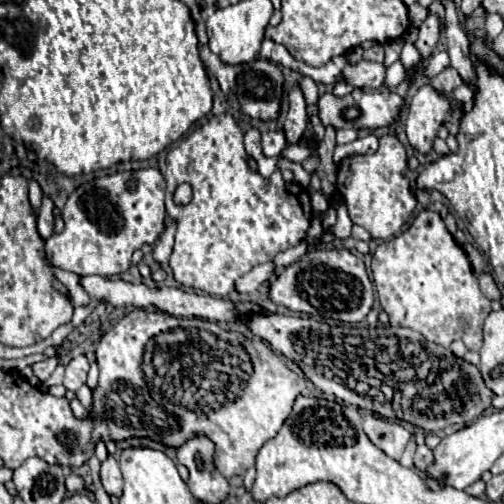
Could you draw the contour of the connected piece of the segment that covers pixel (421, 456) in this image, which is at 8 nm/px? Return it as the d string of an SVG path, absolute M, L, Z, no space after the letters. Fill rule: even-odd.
M417 446L417 454L415 454L415 466L419 470L425 470L429 464L433 462L433 452L427 446Z

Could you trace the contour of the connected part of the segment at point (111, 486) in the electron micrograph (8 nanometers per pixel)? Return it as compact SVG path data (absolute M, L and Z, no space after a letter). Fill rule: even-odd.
M109 456L105 462L101 462L101 480L103 480L103 488L107 490L107 494L121 496L123 476L121 476L119 464L117 464L117 460L113 456Z

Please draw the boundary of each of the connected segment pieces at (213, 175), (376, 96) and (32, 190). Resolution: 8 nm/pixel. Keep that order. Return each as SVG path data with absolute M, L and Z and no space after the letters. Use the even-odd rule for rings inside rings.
M231 114L211 116L203 126L183 138L167 154L167 214L177 222L175 246L169 260L175 280L183 286L203 290L215 296L227 296L233 292L235 282L247 274L253 266L273 260L279 252L293 248L305 238L305 232L311 224L311 204L305 188L297 184L287 184L281 178L281 170L275 170L269 180L247 168L247 152L243 146L243 132L233 120ZM179 184L189 184L193 188L193 200L187 206L173 202L175 188Z
M355 88L351 94L337 98L333 94L323 94L319 98L319 116L323 120L325 126L333 126L333 128L355 128L355 130L377 130L377 128L387 128L391 126L401 110L405 106L403 96L395 94L395 92L365 92Z
M31 180L31 182L29 182L29 202L31 202L33 214L39 212L39 208L41 208L41 198L43 198L43 194L41 194L39 184L37 184L35 180Z

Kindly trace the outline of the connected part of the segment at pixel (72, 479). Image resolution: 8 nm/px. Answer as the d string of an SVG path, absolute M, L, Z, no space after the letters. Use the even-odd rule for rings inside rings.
M67 474L65 476L65 488L67 488L67 492L69 494L73 494L73 492L83 492L85 490L85 484L83 484L83 480L77 476L77 474Z

